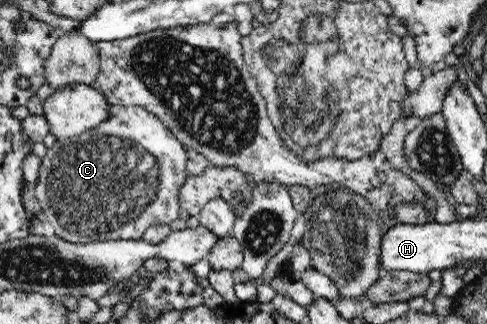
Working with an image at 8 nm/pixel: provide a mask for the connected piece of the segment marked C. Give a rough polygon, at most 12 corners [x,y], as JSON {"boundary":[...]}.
{"boundary":[[141,106],[57,139],[34,187],[60,238],[179,217],[186,149]]}

